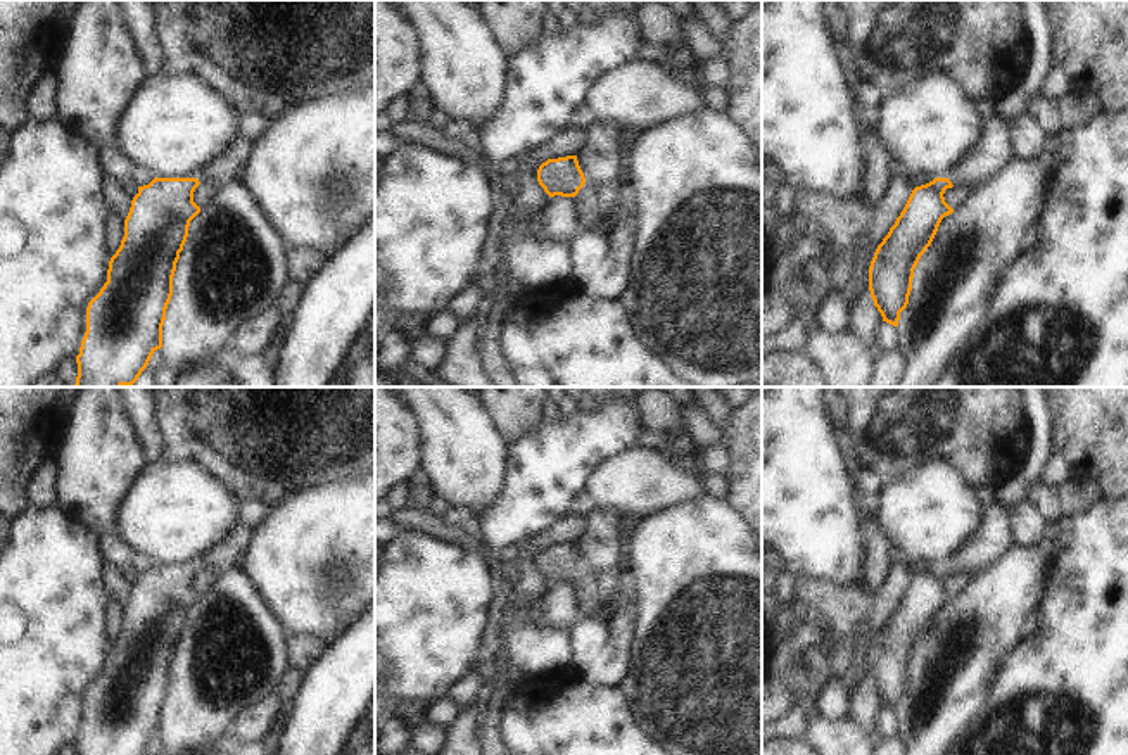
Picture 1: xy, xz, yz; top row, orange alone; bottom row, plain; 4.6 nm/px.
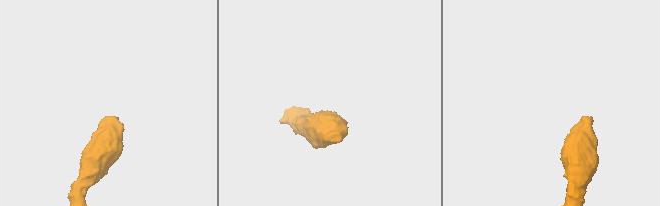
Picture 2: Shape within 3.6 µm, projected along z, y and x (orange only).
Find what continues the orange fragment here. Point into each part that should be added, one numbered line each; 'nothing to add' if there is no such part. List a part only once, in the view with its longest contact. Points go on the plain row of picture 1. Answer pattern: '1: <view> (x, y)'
1: xz (595, 591)

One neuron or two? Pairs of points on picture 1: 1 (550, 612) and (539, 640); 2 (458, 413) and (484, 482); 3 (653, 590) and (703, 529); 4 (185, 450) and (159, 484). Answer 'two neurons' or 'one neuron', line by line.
1: two neurons
2: one neuron
3: one neuron
4: two neurons

